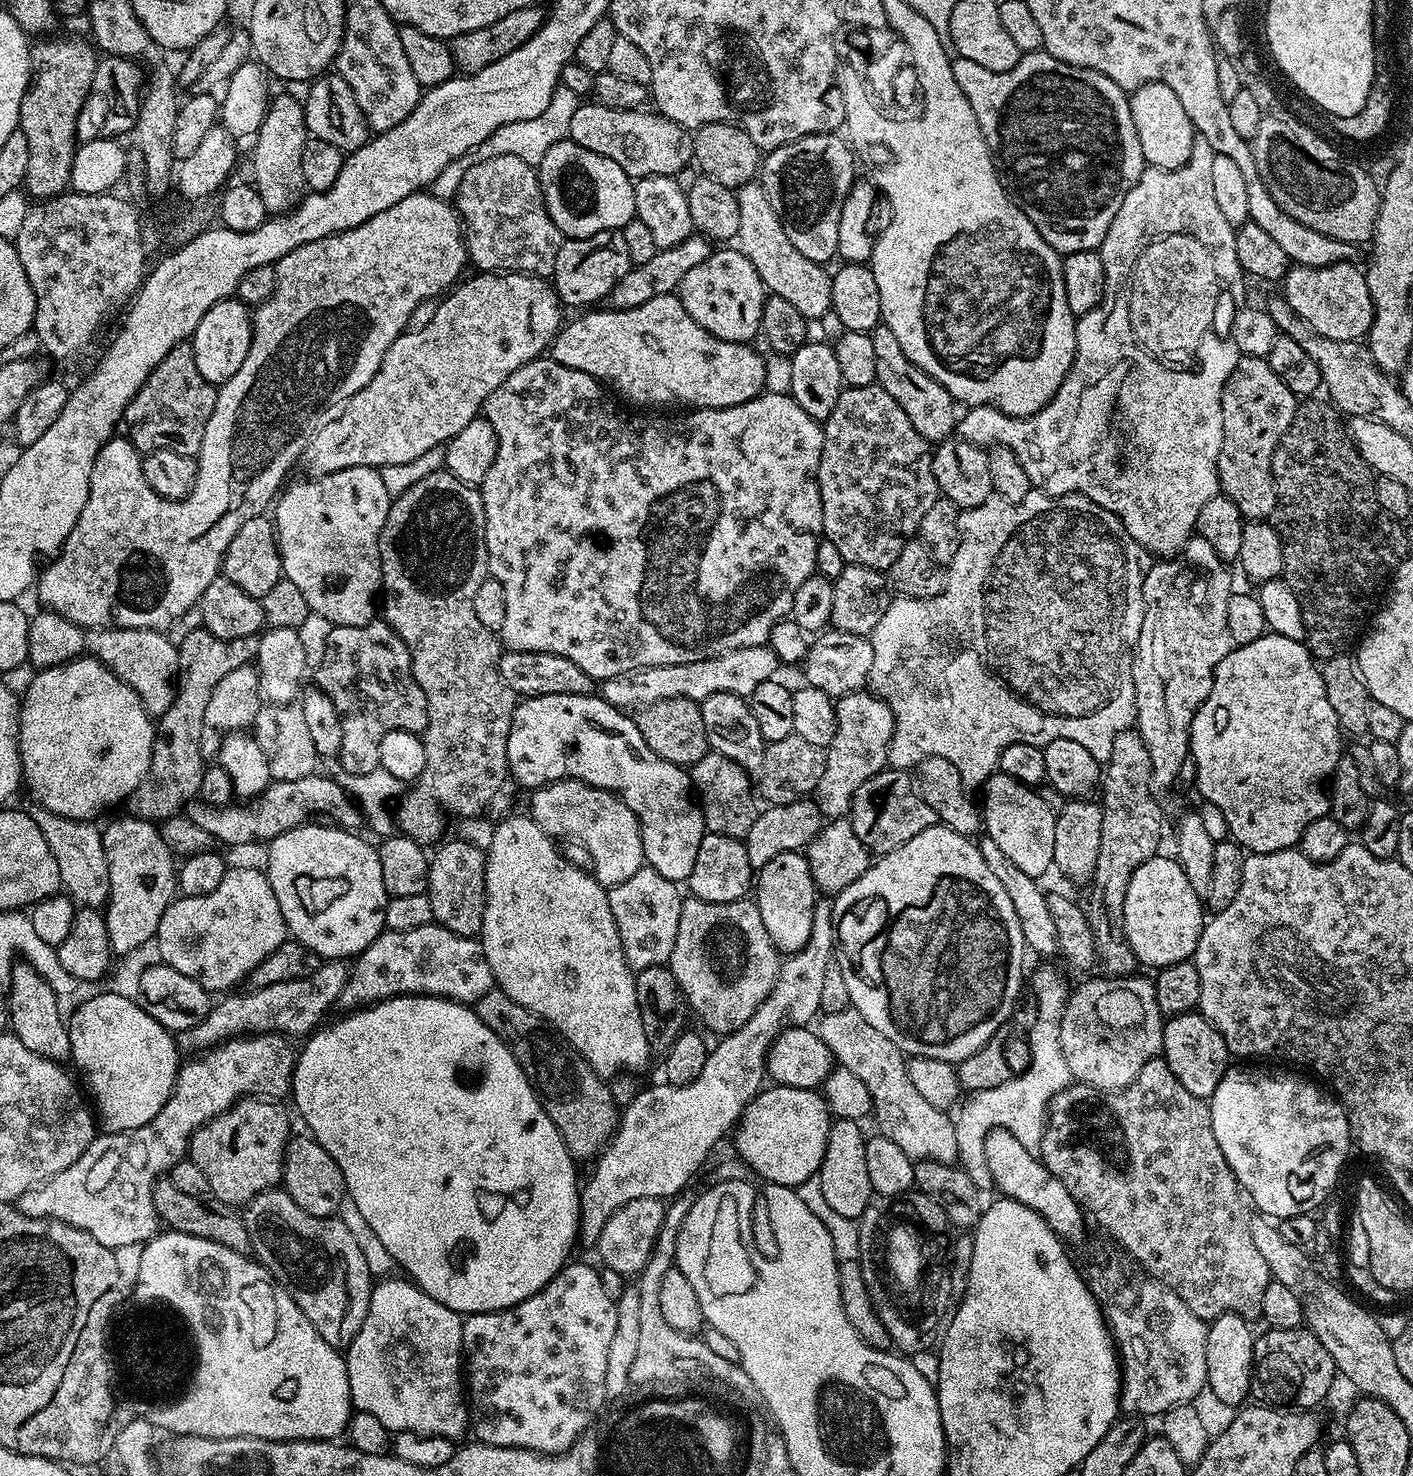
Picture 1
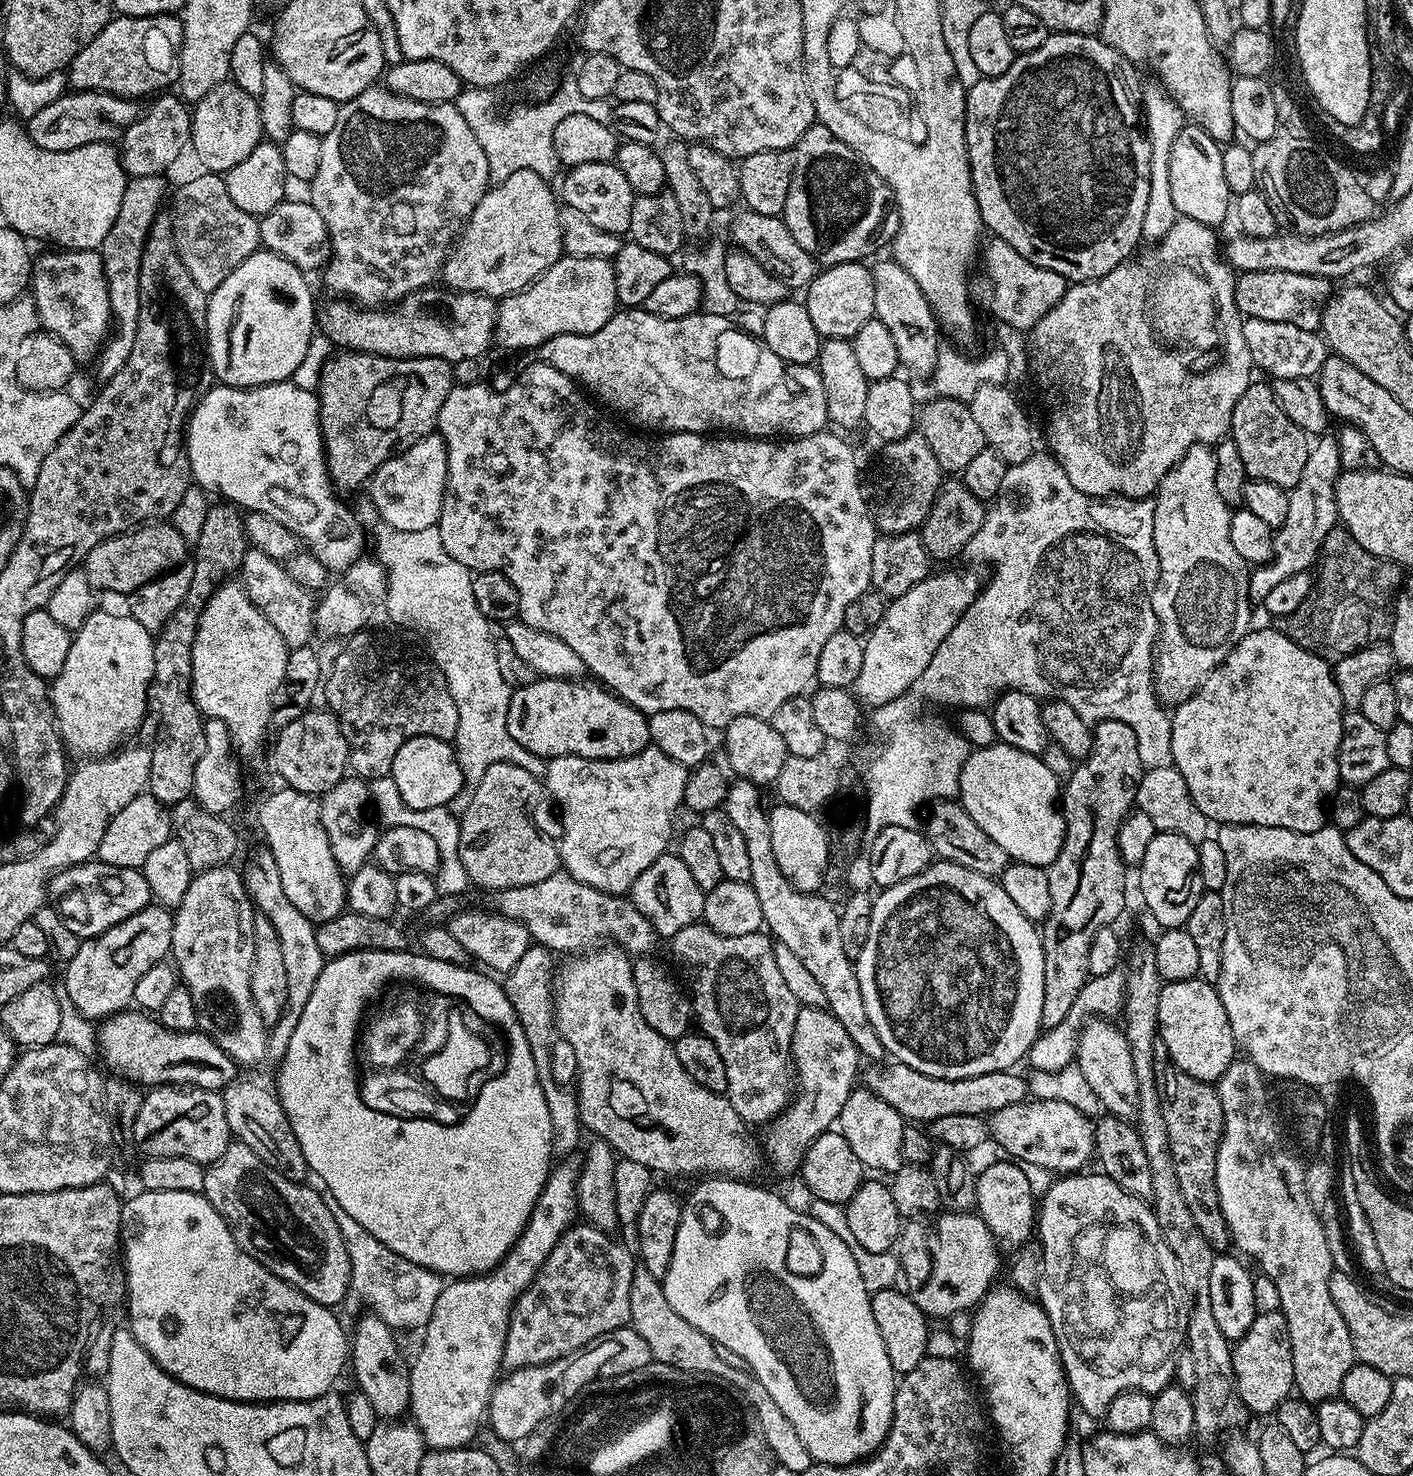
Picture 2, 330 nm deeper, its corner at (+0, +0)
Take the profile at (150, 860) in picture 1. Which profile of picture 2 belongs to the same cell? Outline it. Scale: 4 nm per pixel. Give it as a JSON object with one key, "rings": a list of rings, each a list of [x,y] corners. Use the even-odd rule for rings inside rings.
{"rings":[[[149,906],[138,914],[110,926],[100,936],[81,939],[78,954],[66,961],[62,985],[70,1001],[89,1022],[100,1022],[133,1003],[138,978],[172,950],[173,913],[163,906]]]}

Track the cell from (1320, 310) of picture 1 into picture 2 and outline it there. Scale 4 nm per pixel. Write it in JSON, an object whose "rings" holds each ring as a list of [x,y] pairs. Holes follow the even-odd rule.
{"rings":[[[1270,270],[1269,272],[1242,272],[1236,277],[1234,298],[1244,318],[1266,318],[1266,322],[1290,322],[1290,326],[1302,326],[1302,330],[1317,331],[1320,319],[1327,306],[1329,297],[1333,295],[1329,277],[1314,274],[1290,274],[1286,270]]]}

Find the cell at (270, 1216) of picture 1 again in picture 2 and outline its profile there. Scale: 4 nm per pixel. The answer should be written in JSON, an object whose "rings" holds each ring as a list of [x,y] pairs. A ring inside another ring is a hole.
{"rings":[[[233,1142],[222,1158],[205,1167],[202,1195],[231,1228],[242,1251],[314,1302],[337,1306],[350,1292],[350,1254],[346,1254],[346,1242],[342,1242],[342,1230],[330,1214],[328,1200],[306,1185],[282,1178],[250,1146]]]}

